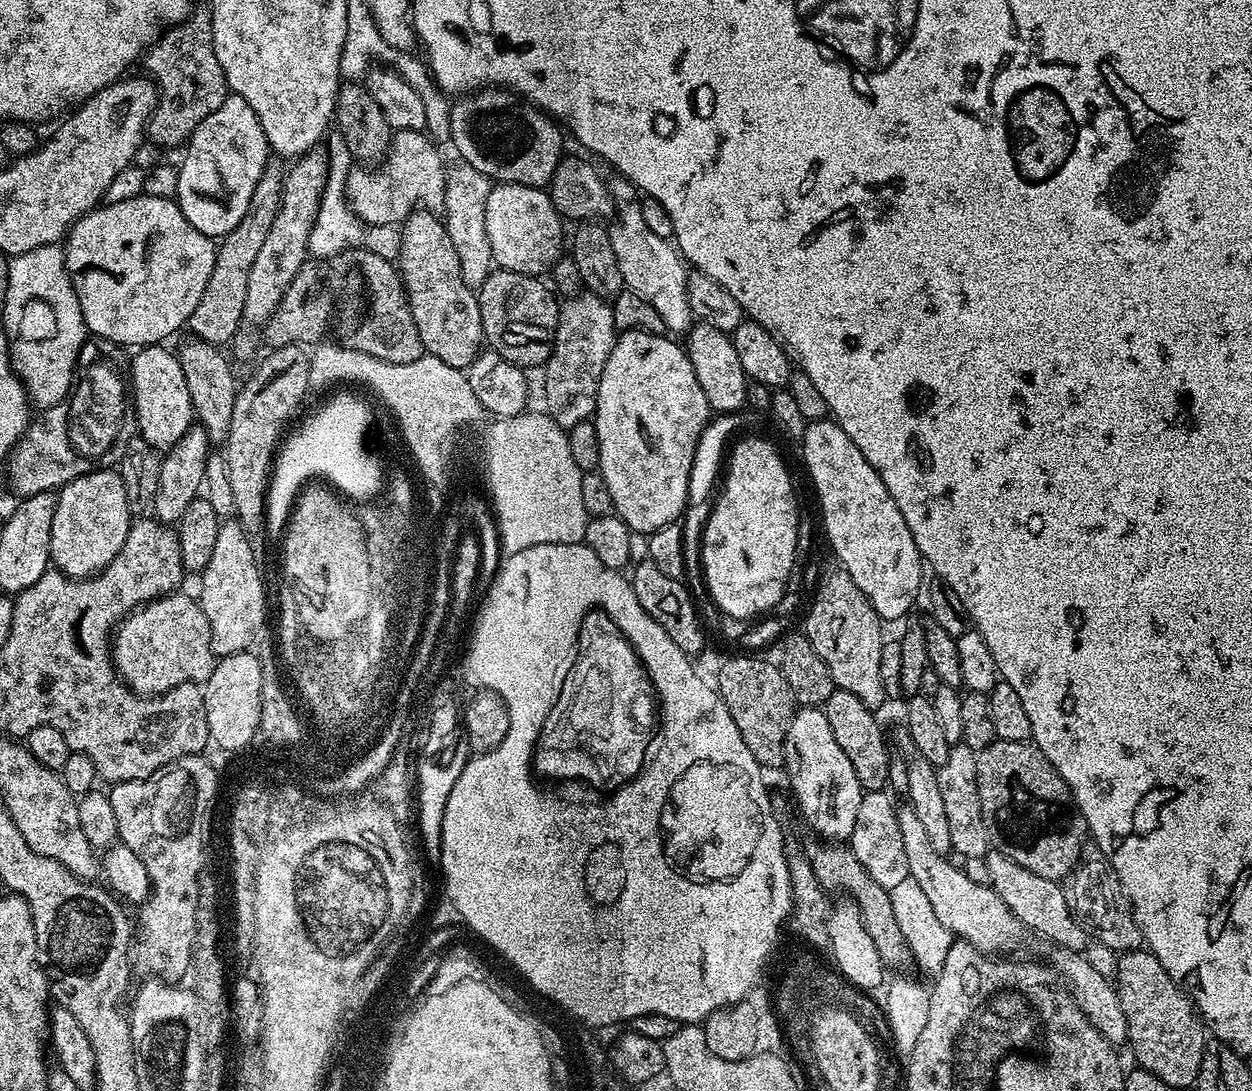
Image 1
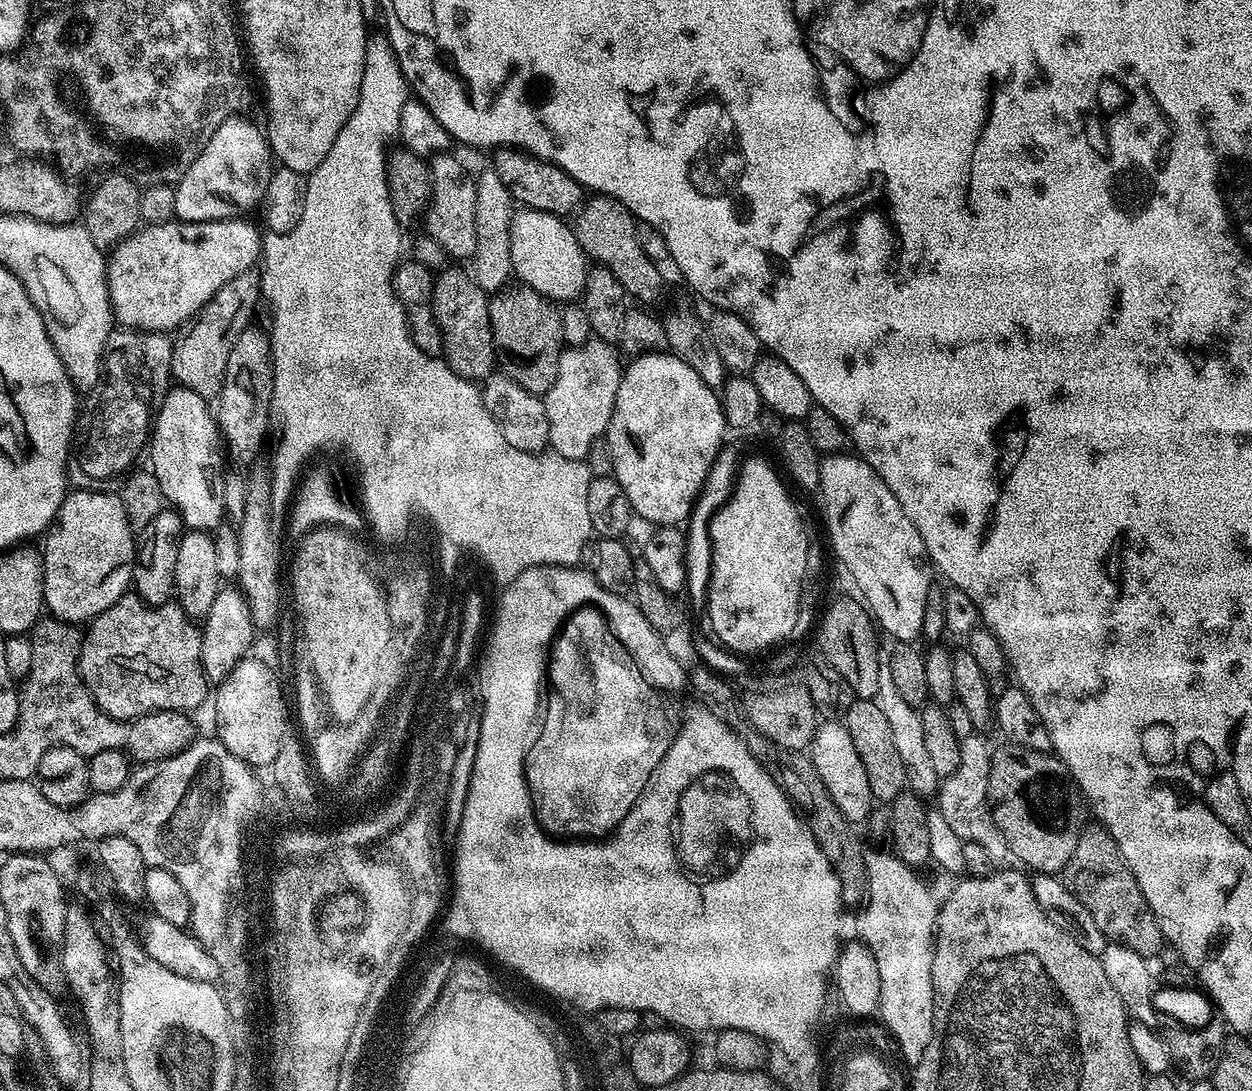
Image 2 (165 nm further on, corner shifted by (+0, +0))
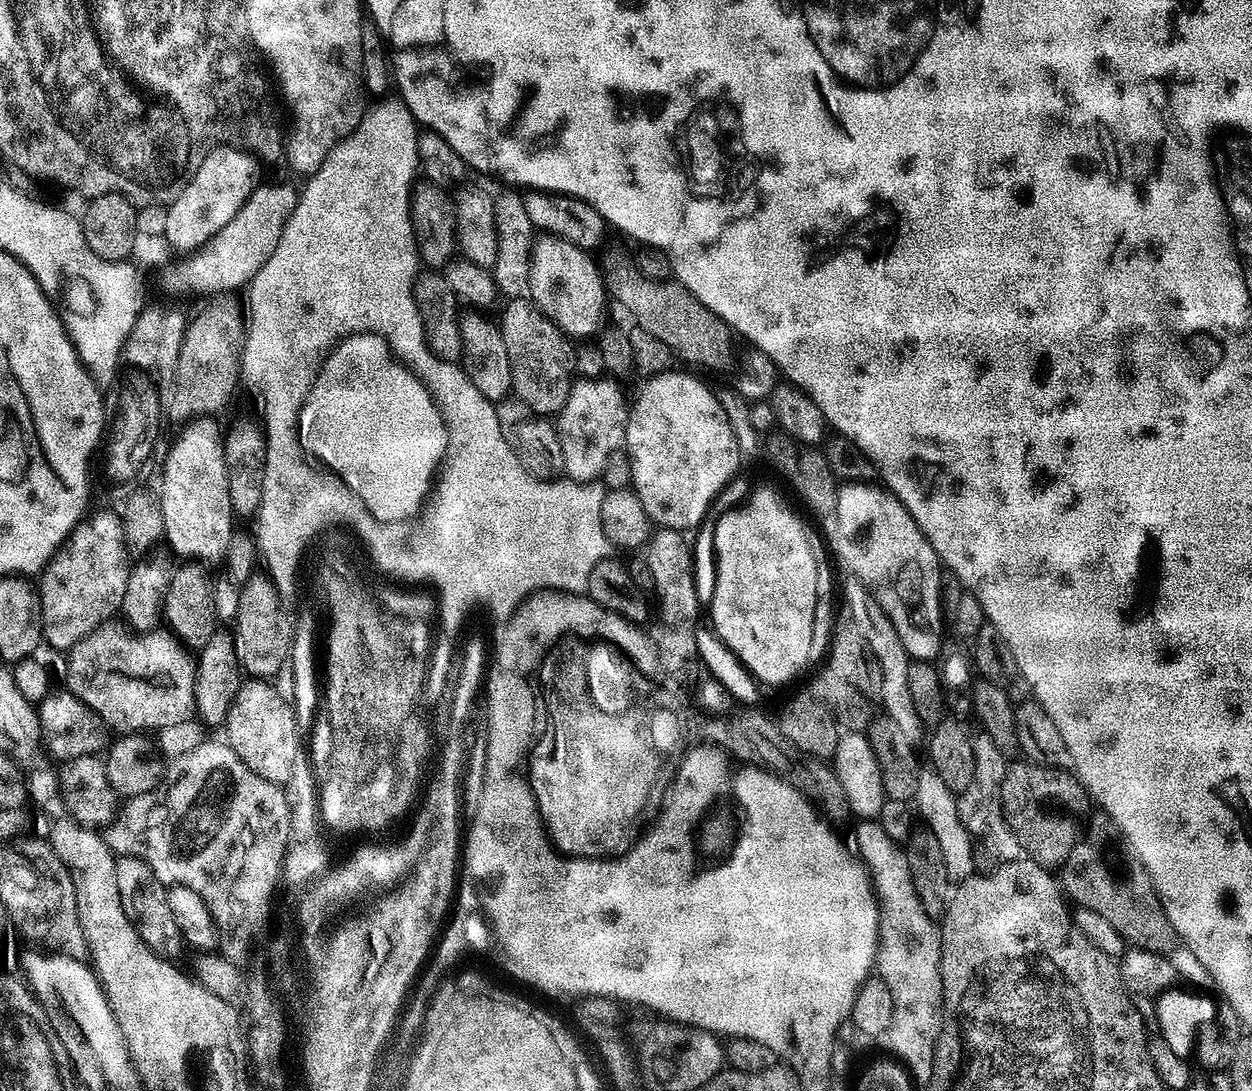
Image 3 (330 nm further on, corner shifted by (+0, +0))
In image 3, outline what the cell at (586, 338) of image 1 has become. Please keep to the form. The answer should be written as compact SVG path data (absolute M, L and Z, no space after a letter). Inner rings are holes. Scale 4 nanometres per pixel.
M577 379L570 390L570 398L566 398L566 406L555 417L556 433L560 436L562 458L564 459L564 476L569 480L596 482L603 477L606 458L614 454L614 450L624 443L624 428L628 424L629 405L624 404L624 392L615 379L599 380Z

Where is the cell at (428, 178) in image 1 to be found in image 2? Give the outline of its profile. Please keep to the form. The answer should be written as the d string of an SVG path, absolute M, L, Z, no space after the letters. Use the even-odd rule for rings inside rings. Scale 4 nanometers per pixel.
M437 154L431 157L432 197L423 217L426 234L442 246L445 257L456 262L464 262L471 257L476 248L474 234L474 202L476 201L476 181L464 173L464 168L452 157L452 154Z

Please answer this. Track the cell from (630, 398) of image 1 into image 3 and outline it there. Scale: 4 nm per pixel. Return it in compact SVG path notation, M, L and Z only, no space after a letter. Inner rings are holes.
M669 370L660 372L657 376L649 376L643 381L644 385L640 388L640 393L636 396L636 401L631 401L628 409L628 424L624 428L623 447L628 453L630 462L632 463L632 483L631 487L638 494L638 498L642 502L642 506L646 506L646 514L652 519L653 525L661 528L679 528L681 530L696 530L707 514L708 507L716 498L720 491L732 480L734 476L741 471L740 460L742 461L742 453L738 442L734 438L734 430L730 426L730 422L726 418L726 410L722 410L720 405L720 397L714 391L711 392L702 381L691 371L676 372L677 370Z

